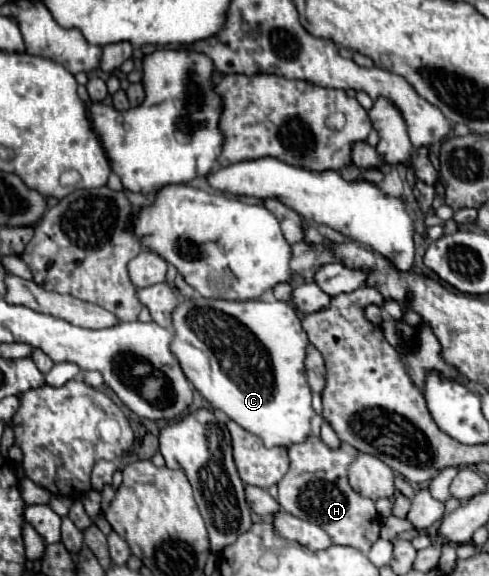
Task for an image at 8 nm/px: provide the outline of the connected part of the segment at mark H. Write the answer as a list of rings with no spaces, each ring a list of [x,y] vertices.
[[[309,436],[307,442],[291,446],[291,466],[279,482],[277,502],[285,512],[321,526],[335,544],[353,546],[367,554],[373,542],[379,540],[381,522],[373,500],[359,496],[347,482],[347,466],[355,460],[355,454],[359,452],[347,444],[341,444],[339,450],[329,450],[321,438],[315,436]]]

